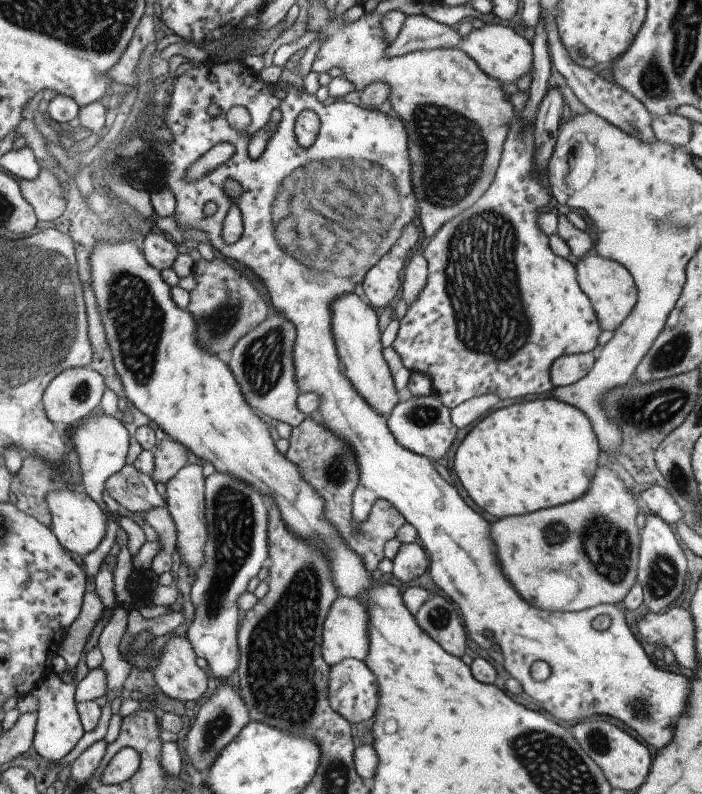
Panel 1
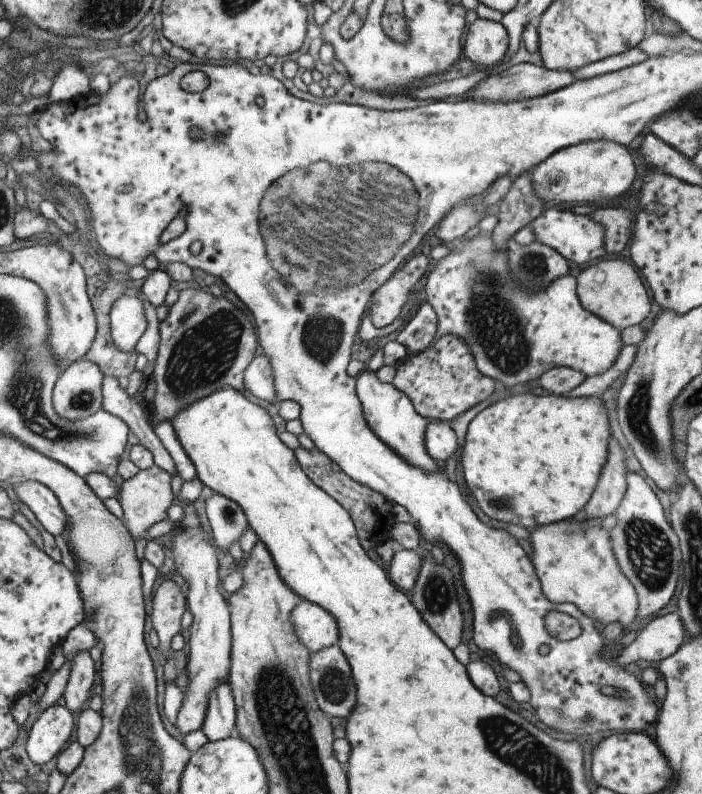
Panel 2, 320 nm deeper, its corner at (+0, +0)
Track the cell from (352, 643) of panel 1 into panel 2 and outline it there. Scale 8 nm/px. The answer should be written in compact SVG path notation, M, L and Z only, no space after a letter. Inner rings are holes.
M301 599L289 611L289 620L296 637L310 653L337 642L338 630L334 618L308 600Z

